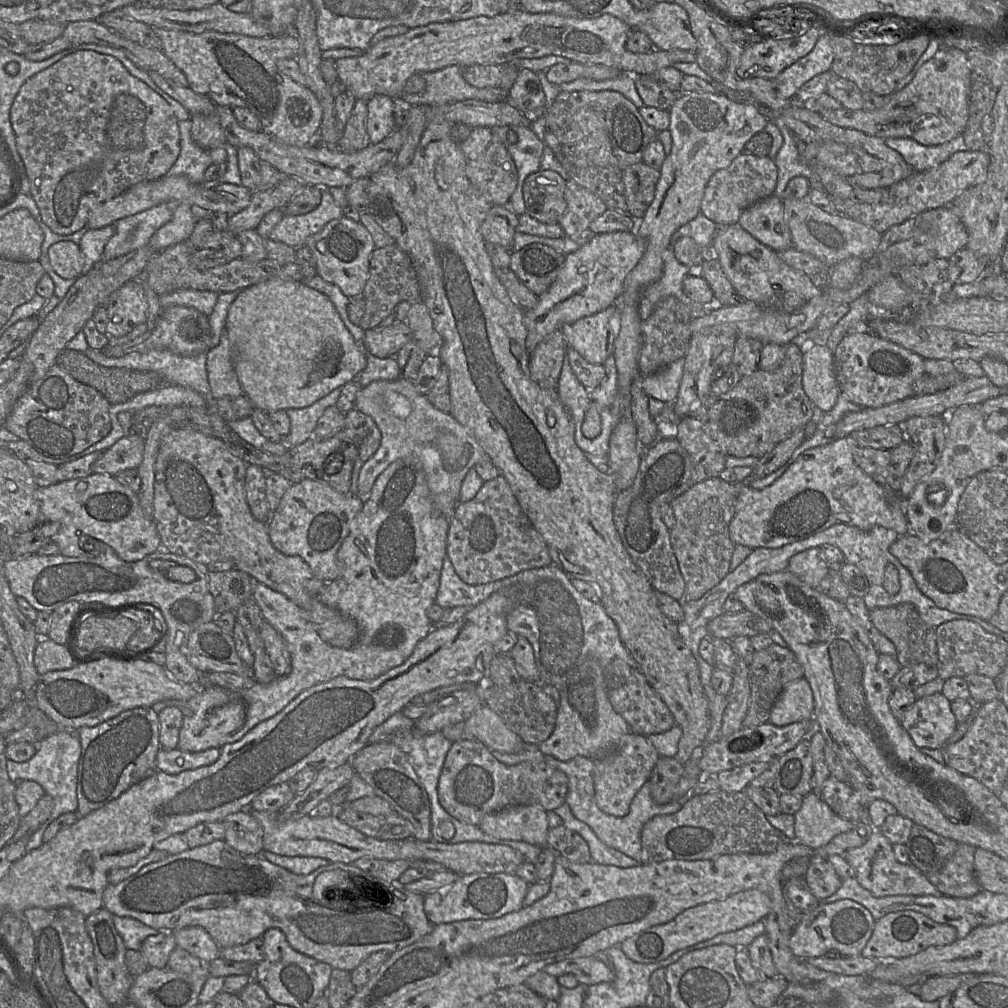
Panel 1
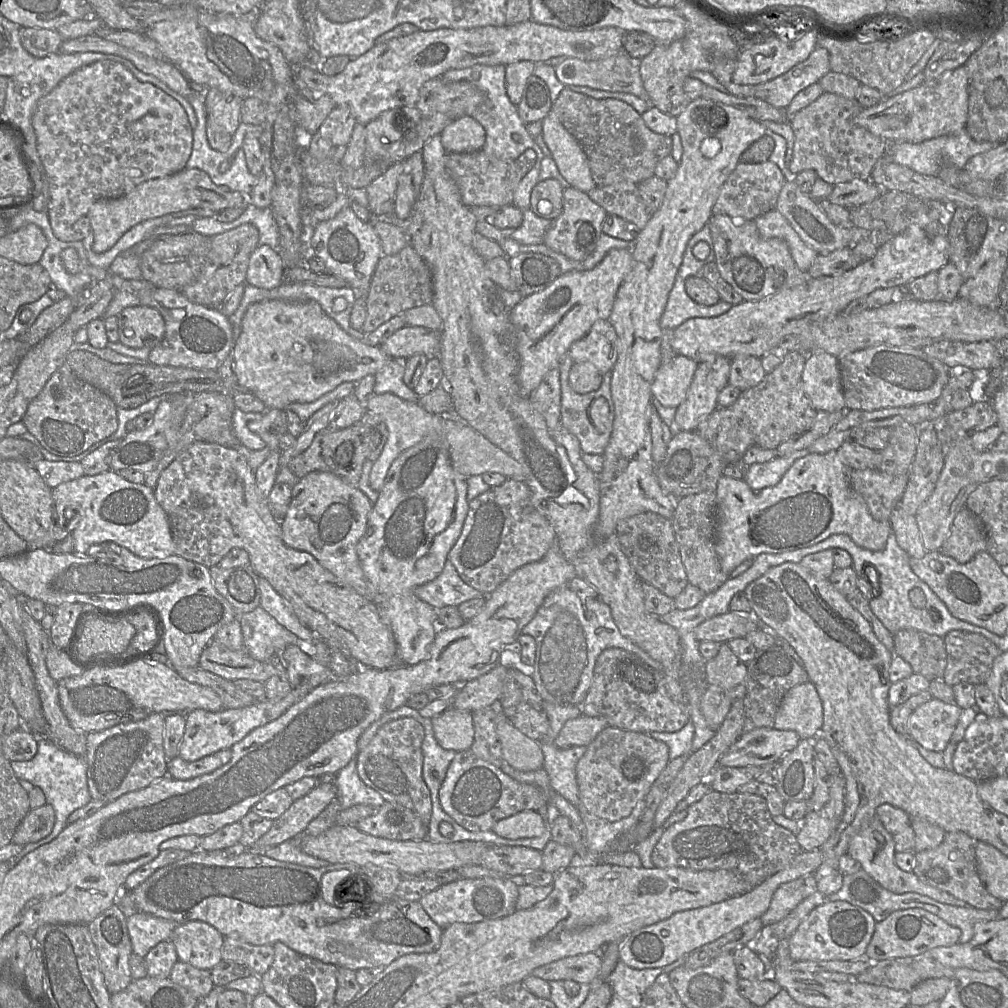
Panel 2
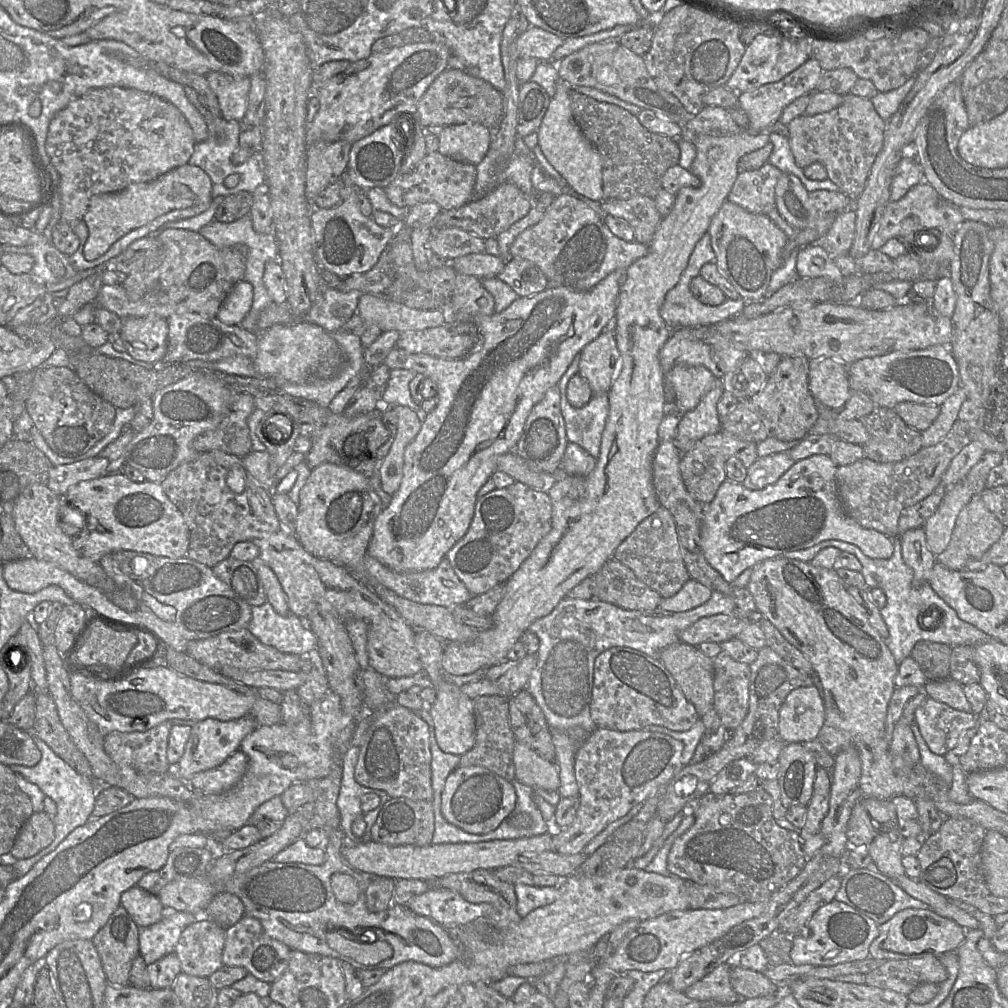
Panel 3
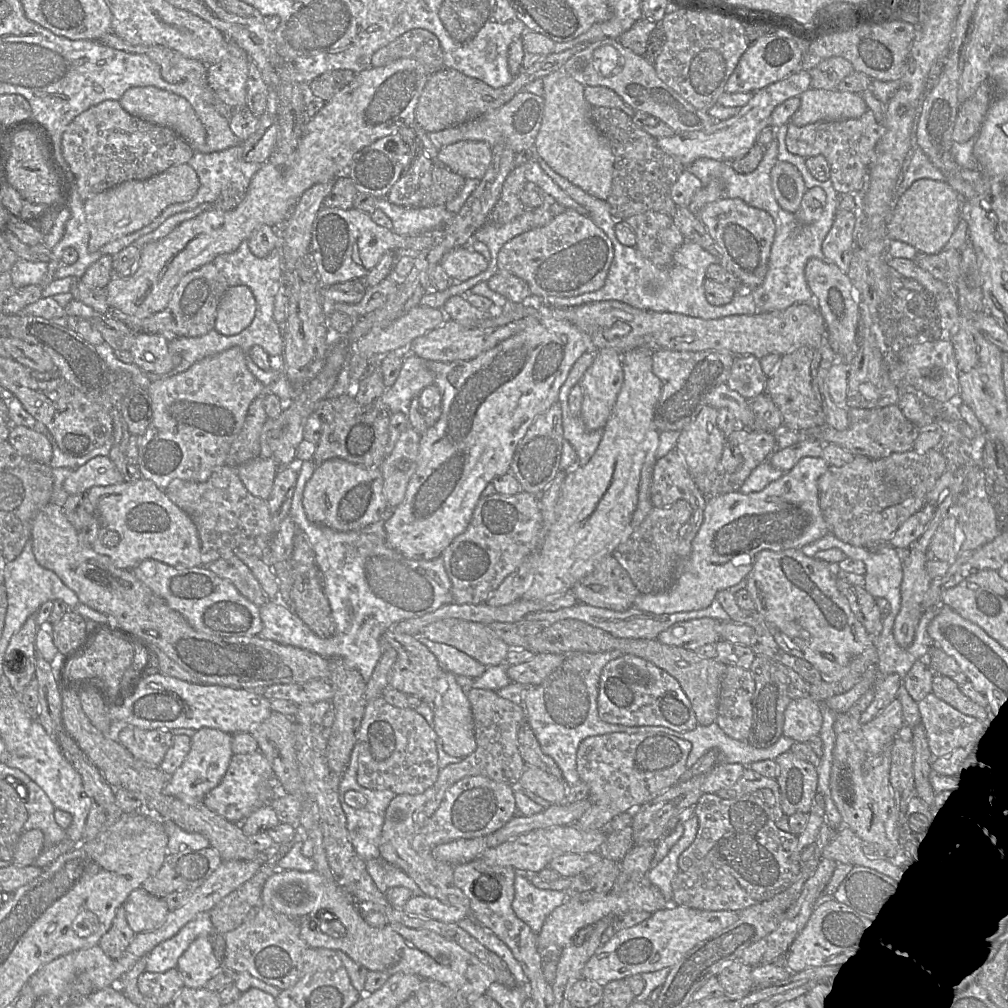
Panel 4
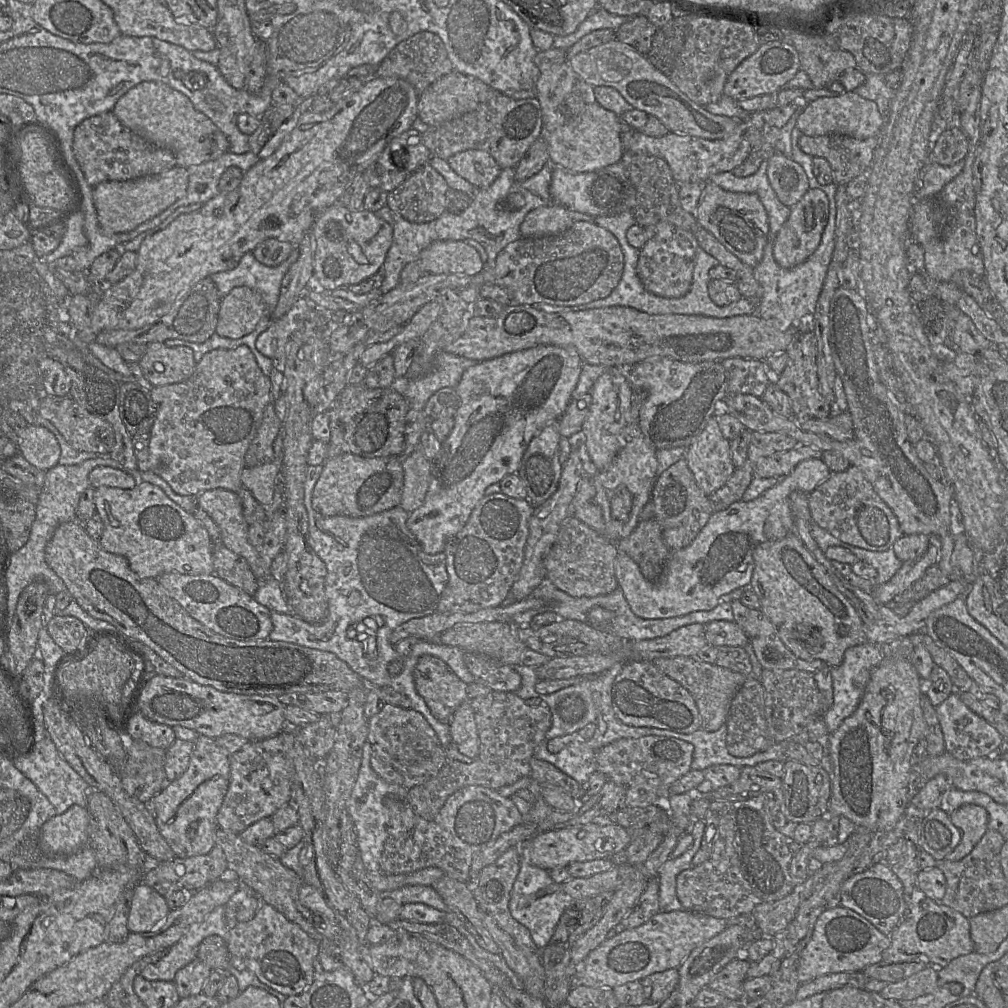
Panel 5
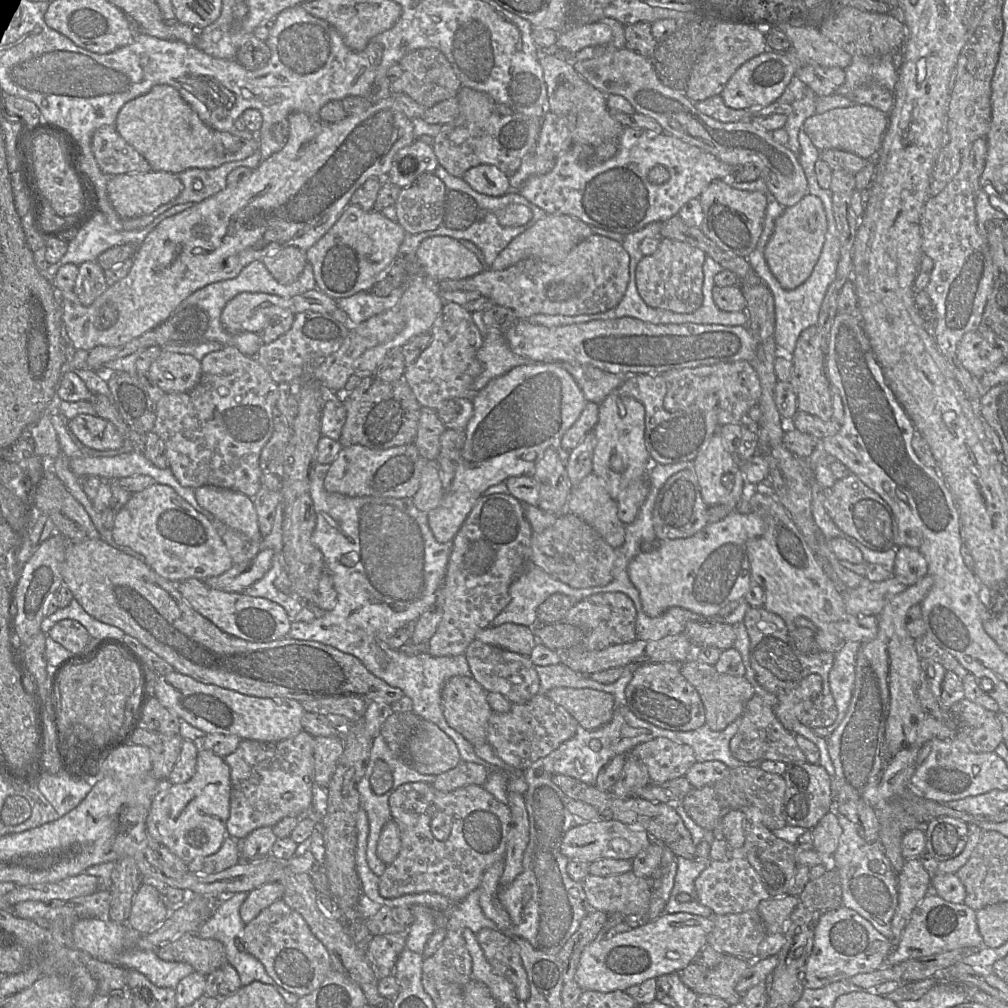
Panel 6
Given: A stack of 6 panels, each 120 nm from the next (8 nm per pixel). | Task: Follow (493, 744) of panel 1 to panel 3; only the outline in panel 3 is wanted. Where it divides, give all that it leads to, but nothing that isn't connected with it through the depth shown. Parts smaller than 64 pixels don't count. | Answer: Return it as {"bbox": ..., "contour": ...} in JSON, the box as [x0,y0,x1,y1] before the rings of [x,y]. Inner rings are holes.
{"bbox":[513,742,560,792],"contour":[[[516,742],[513,752],[515,778],[533,789],[557,792],[560,778],[556,763],[541,758],[528,746]]]}

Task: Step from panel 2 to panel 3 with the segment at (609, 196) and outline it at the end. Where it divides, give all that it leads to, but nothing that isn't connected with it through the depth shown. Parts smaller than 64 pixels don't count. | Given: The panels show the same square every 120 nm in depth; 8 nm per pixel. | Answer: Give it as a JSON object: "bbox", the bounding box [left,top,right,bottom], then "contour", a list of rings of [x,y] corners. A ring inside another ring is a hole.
{"bbox":[601,195,662,245],"contour":[[[643,195],[629,199],[601,201],[602,209],[615,218],[625,220],[634,230],[635,241],[649,245],[662,220],[655,201]]]}

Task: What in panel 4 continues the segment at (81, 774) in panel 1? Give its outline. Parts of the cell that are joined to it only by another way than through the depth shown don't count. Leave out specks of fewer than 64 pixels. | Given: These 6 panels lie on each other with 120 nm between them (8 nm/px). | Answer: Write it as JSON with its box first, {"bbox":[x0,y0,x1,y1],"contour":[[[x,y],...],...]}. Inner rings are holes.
{"bbox":[117,725,173,766],"contour":[[[129,725],[118,734],[117,740],[137,759],[159,766],[173,736],[171,730],[143,730]]]}

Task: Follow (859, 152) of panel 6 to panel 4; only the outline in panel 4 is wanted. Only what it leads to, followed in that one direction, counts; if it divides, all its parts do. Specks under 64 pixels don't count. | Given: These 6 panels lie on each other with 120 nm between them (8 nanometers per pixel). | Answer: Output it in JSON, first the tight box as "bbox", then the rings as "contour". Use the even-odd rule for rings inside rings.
{"bbox":[791,88,868,126],"contour":[[[809,88],[800,96],[801,105],[791,122],[805,126],[820,121],[839,121],[861,117],[868,109],[860,94]]]}

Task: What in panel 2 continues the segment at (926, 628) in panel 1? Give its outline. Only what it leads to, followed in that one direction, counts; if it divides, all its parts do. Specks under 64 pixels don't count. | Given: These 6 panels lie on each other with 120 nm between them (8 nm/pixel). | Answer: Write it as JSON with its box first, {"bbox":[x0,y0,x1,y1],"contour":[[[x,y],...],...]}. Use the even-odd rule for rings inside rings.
{"bbox":[893,629,947,680],"contour":[[[902,629],[893,635],[894,653],[910,664],[916,674],[928,680],[941,680],[947,665],[947,652],[942,637]]]}

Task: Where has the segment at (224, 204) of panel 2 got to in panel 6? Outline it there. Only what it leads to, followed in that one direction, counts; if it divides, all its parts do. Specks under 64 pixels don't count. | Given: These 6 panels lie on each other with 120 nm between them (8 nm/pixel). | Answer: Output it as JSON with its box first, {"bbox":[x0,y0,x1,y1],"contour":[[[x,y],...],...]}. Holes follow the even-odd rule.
{"bbox":[107,171,183,218],"contour":[[[166,171],[113,175],[107,183],[107,195],[113,208],[120,216],[126,218],[150,214],[175,199],[182,190],[183,183],[176,174]]]}

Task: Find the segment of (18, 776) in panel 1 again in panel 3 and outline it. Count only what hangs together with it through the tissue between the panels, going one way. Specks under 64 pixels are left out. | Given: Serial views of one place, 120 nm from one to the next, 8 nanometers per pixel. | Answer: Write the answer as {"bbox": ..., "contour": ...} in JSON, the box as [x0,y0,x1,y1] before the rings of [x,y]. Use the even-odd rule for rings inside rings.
{"bbox":[10,732,98,877],"contour":[[[32,732],[31,734],[33,735],[37,748],[41,752],[40,761],[33,767],[11,765],[10,768],[13,772],[21,774],[26,780],[39,786],[44,794],[55,802],[57,813],[53,816],[55,826],[53,841],[36,855],[27,859],[18,860],[13,865],[17,877],[28,873],[39,860],[55,850],[75,828],[88,822],[98,794],[98,788],[95,781],[89,780],[85,776],[79,774],[59,757],[43,740],[35,736]]]}

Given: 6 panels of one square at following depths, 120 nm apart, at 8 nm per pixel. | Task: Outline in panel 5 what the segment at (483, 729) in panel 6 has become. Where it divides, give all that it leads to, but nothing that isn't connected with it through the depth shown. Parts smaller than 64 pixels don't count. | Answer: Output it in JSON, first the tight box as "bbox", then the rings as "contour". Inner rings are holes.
{"bbox":[413,656,469,723],"contour":[[[421,656],[413,671],[413,677],[418,694],[425,700],[432,715],[443,723],[449,723],[456,709],[469,700],[467,684],[446,663],[435,656]]]}

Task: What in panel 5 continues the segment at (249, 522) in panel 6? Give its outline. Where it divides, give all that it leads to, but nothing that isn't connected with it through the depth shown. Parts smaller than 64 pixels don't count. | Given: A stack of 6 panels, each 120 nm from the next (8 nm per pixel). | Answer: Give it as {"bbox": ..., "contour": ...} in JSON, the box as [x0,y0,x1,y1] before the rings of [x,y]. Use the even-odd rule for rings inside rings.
{"bbox":[196,488,267,579],"contour":[[[216,488],[206,490],[196,497],[198,507],[204,510],[220,530],[221,542],[234,553],[246,559],[256,579],[267,578],[261,567],[259,549],[248,541],[248,527],[243,516],[242,502],[237,493]]]}

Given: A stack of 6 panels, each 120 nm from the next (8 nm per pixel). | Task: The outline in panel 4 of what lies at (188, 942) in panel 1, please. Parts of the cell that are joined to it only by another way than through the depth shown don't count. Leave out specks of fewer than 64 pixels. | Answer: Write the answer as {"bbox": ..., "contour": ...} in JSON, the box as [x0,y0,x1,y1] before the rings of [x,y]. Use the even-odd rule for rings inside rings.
{"bbox":[176,936,222,988],"contour":[[[200,936],[179,957],[176,968],[184,986],[202,988],[222,965],[214,954],[211,937]]]}

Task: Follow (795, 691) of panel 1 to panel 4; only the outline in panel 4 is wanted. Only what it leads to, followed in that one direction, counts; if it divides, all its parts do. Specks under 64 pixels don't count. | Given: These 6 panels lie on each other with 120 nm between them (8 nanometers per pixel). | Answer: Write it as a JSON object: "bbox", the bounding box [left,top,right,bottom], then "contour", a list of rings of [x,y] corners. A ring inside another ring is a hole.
{"bbox":[783,698,822,743],"contour":[[[798,698],[791,701],[785,710],[783,736],[807,743],[819,735],[822,724],[819,703],[810,698]]]}

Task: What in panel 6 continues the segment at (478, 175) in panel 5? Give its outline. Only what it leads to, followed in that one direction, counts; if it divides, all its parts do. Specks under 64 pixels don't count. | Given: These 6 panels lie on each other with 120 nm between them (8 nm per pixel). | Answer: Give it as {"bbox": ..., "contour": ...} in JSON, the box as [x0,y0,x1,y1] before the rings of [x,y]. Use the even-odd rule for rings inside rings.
{"bbox":[462,165,511,196],"contour":[[[494,165],[470,168],[462,179],[475,191],[488,196],[503,196],[511,190],[509,177]]]}

